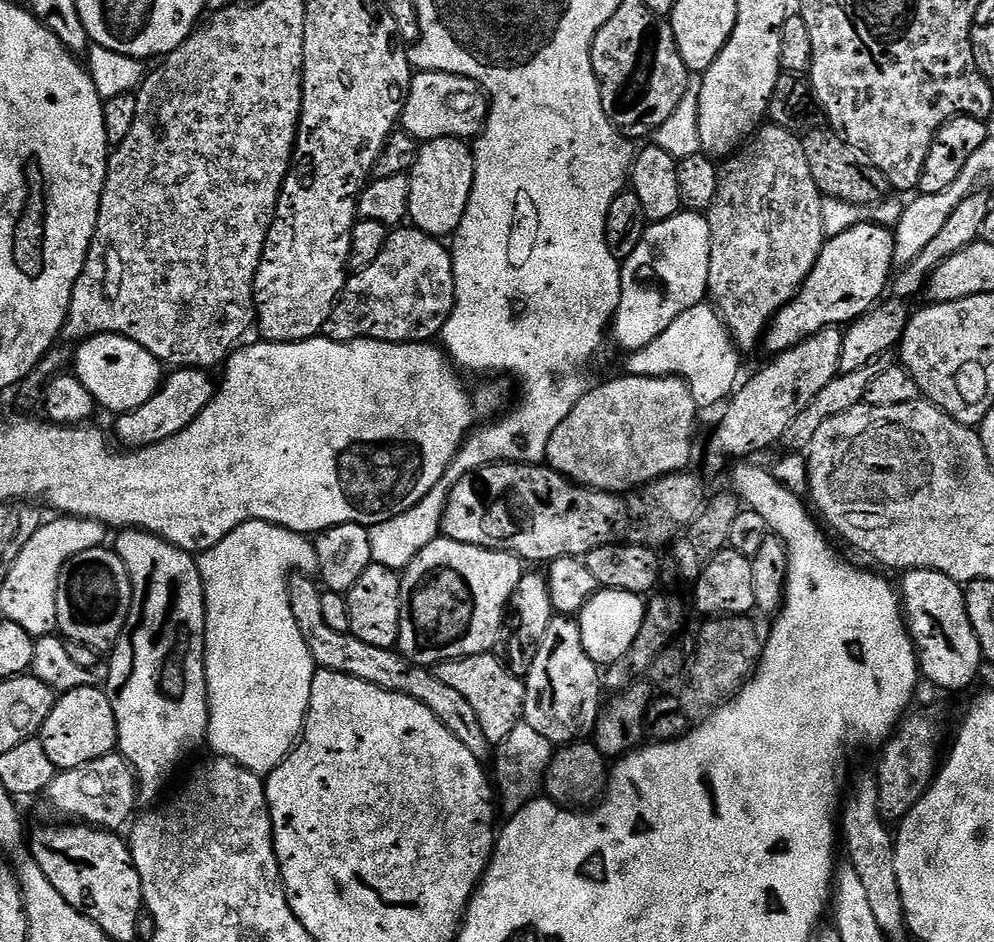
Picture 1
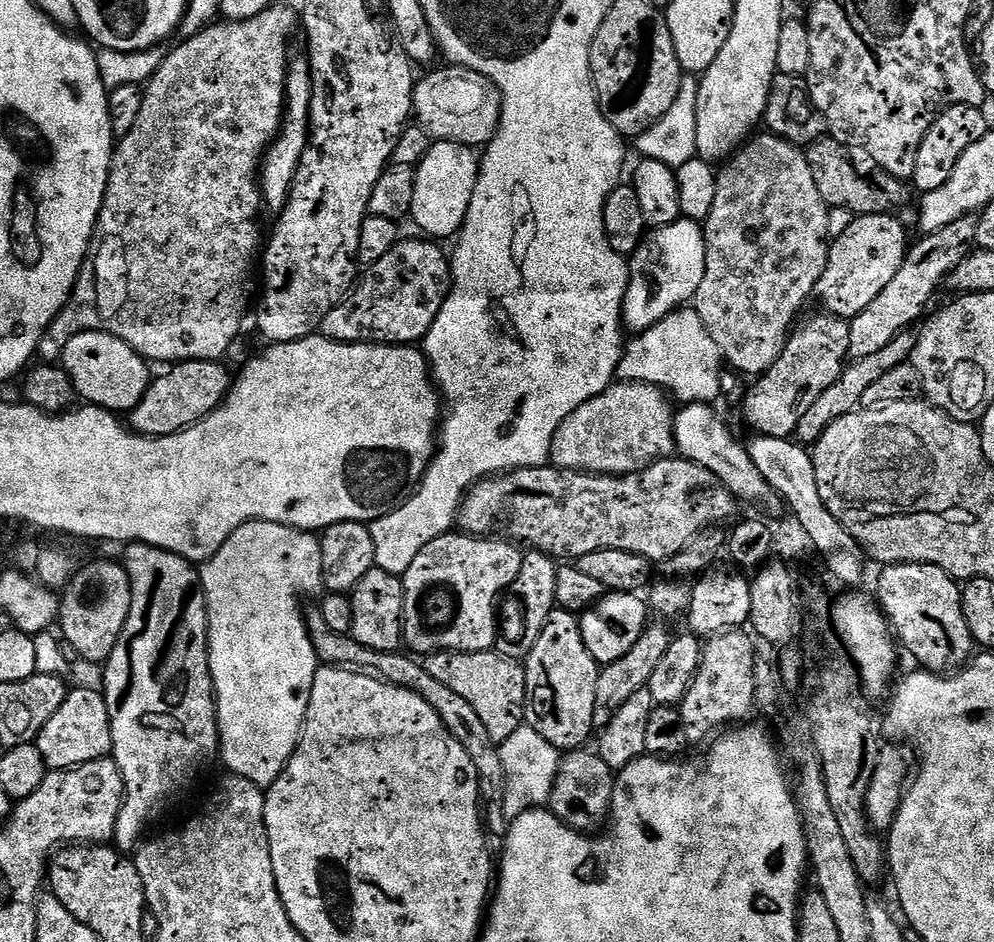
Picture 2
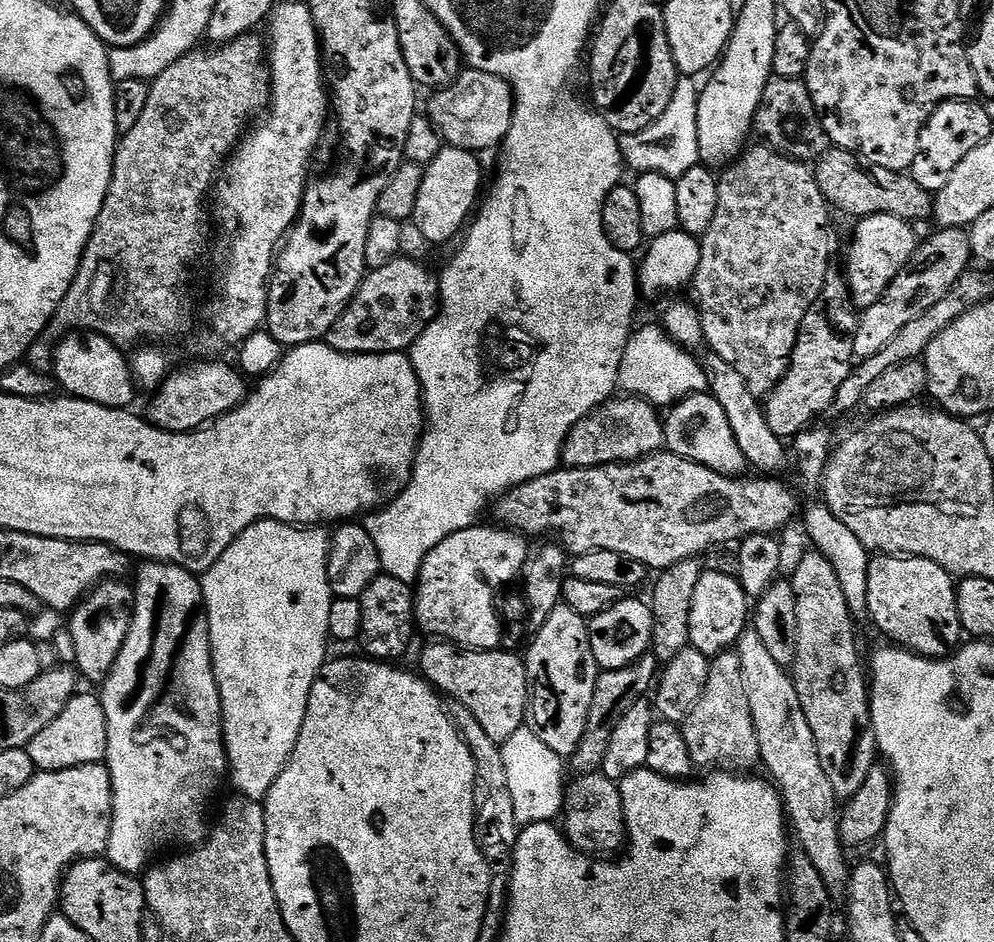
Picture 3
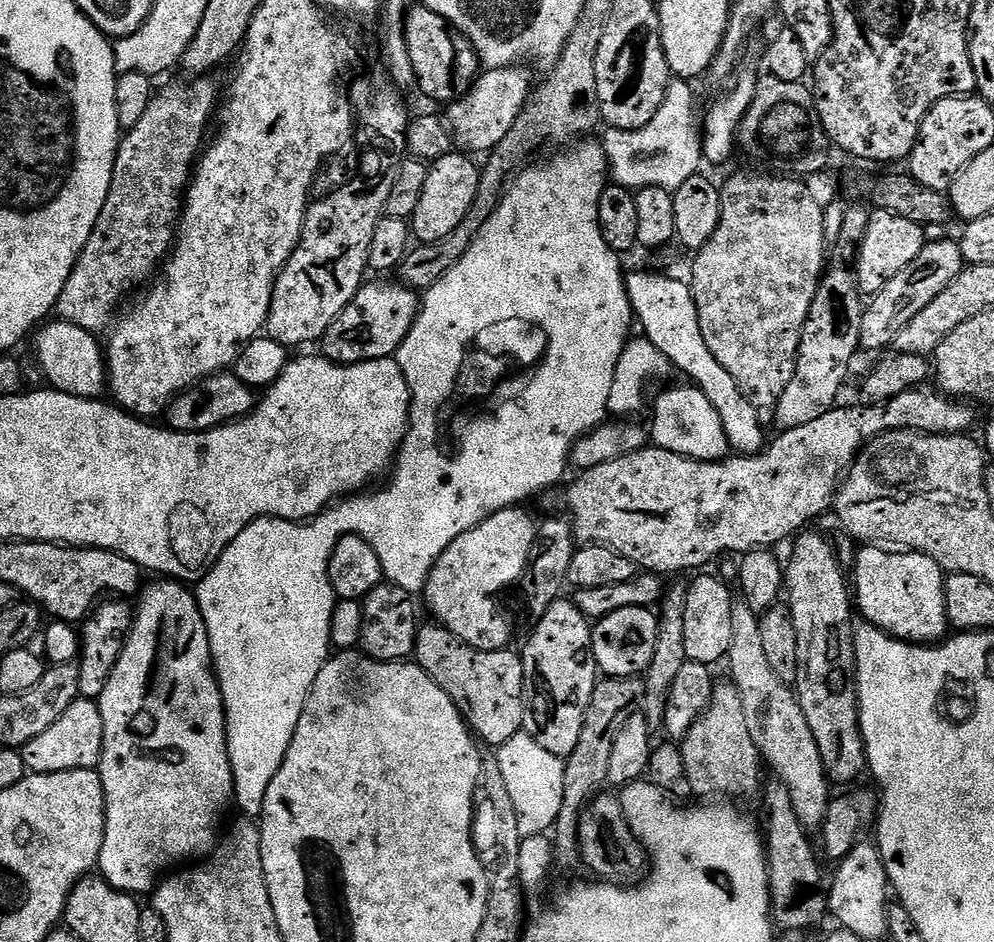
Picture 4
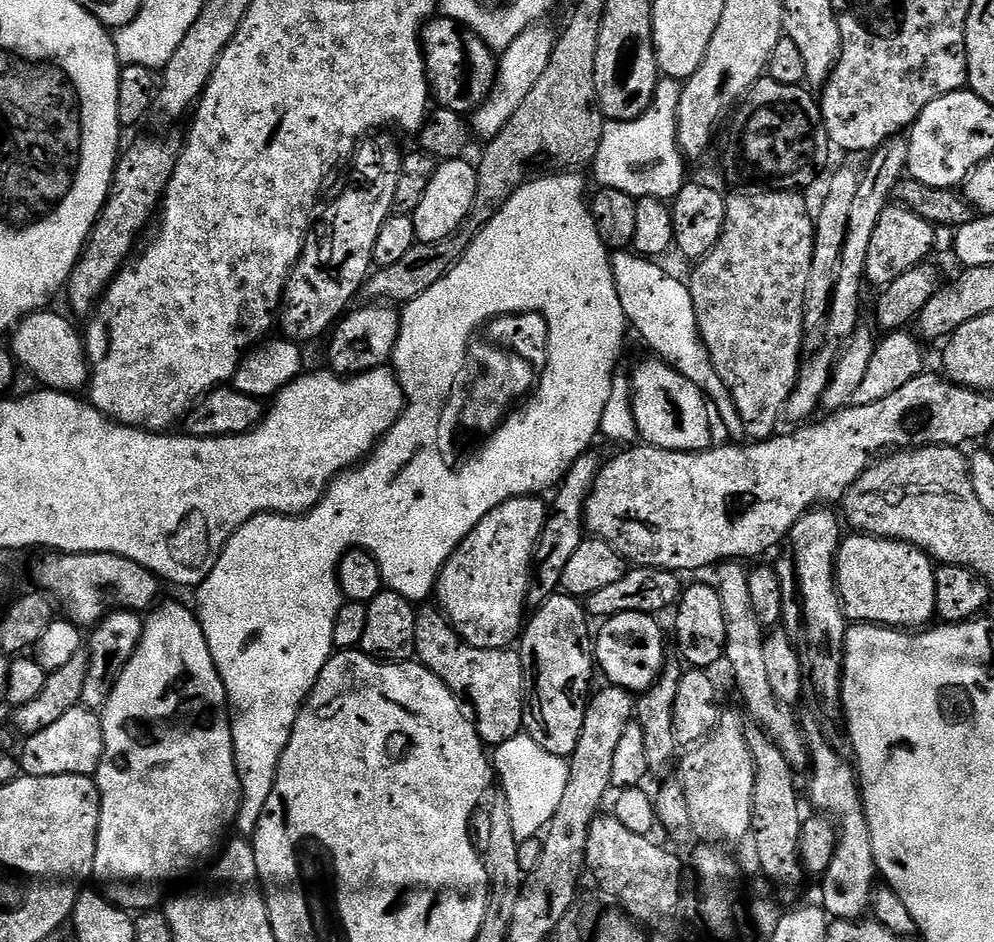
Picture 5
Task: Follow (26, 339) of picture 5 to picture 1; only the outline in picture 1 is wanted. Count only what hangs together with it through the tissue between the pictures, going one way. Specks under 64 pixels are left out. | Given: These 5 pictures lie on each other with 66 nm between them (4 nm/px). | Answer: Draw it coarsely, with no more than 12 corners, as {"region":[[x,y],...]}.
{"region":[[89,336],[74,375],[111,414],[150,402],[166,375],[125,336]]}

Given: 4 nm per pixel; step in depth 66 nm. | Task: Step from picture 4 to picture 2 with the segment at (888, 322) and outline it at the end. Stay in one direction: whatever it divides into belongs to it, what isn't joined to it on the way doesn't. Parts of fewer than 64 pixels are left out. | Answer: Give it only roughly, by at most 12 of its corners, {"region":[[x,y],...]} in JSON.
{"region":[[969,214],[921,235],[886,290],[850,321],[849,361],[929,311],[976,244]]}

